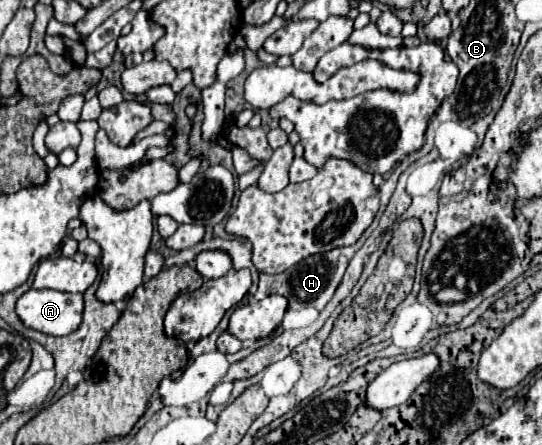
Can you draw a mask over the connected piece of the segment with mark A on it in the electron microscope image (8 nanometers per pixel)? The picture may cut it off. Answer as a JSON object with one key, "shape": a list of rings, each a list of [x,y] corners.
{"shape":[[[30,289],[18,299],[16,313],[26,327],[52,337],[64,337],[80,327],[80,319],[84,315],[84,295]]]}

